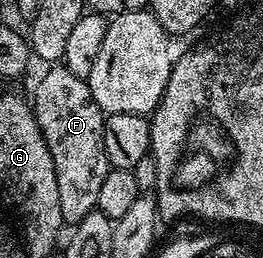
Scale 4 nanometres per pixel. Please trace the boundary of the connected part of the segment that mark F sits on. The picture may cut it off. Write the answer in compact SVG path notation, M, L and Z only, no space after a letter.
M51 65L44 71L47 72L40 77L35 87L33 106L37 125L41 125L41 133L53 157L61 217L64 224L74 225L98 208L97 197L101 193L101 184L113 169L105 153L105 112L99 108L97 101L93 101L93 93L86 79L69 73L69 69L62 65Z

